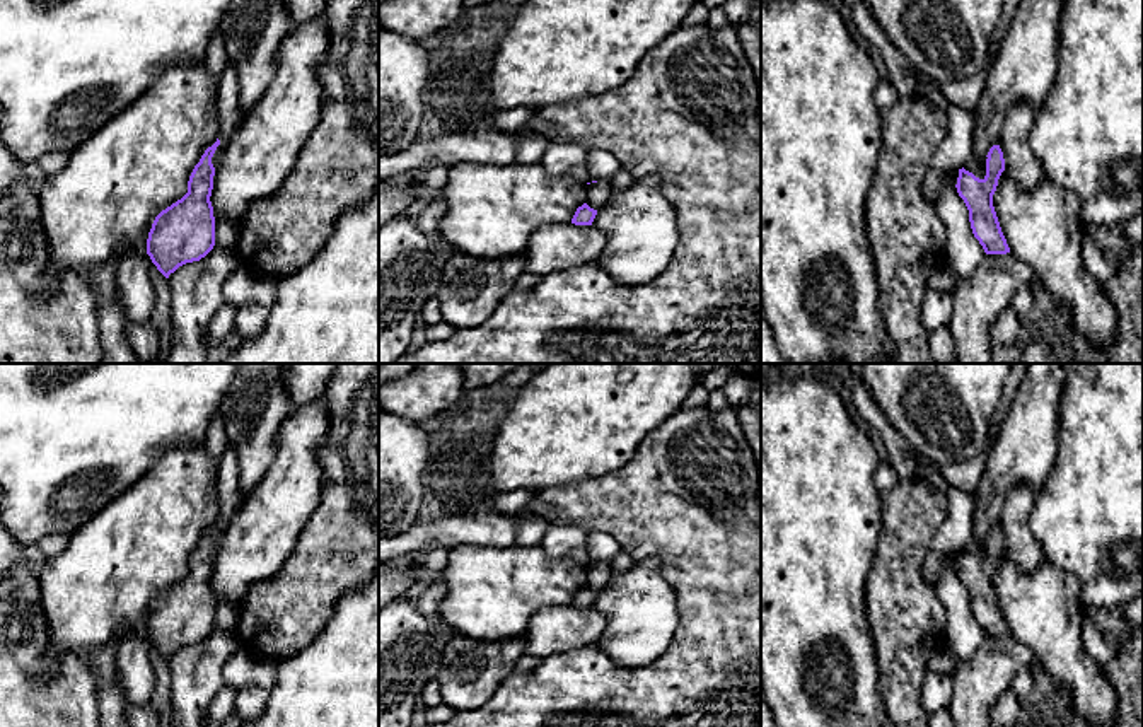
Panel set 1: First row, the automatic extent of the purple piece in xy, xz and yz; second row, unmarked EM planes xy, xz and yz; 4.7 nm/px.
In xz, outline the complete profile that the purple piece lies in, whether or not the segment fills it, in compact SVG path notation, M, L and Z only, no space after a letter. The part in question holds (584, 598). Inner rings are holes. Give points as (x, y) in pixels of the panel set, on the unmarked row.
M607 561L587 565L587 584L577 590L572 606L592 608L597 594L611 582L612 577L612 568Z

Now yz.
M993 527L979 544L971 541L959 551L955 567L959 579L969 592L972 616L986 637L1010 635L993 589L993 577L1003 553L1003 534L1000 527Z

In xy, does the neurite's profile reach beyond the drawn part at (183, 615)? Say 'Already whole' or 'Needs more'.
Needs more

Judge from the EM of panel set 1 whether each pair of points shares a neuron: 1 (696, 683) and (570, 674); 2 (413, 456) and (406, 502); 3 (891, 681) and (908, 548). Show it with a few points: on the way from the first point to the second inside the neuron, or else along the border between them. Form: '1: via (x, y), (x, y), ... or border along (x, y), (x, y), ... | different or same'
1: via (666, 692), (601, 692) | same
2: via (406, 468), (406, 490) | same
3: via (901, 649), (901, 581) | same

